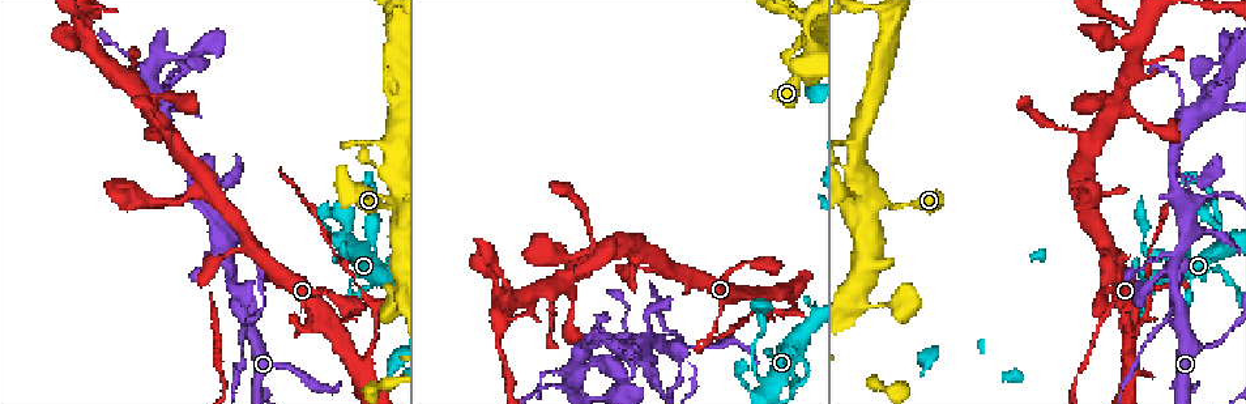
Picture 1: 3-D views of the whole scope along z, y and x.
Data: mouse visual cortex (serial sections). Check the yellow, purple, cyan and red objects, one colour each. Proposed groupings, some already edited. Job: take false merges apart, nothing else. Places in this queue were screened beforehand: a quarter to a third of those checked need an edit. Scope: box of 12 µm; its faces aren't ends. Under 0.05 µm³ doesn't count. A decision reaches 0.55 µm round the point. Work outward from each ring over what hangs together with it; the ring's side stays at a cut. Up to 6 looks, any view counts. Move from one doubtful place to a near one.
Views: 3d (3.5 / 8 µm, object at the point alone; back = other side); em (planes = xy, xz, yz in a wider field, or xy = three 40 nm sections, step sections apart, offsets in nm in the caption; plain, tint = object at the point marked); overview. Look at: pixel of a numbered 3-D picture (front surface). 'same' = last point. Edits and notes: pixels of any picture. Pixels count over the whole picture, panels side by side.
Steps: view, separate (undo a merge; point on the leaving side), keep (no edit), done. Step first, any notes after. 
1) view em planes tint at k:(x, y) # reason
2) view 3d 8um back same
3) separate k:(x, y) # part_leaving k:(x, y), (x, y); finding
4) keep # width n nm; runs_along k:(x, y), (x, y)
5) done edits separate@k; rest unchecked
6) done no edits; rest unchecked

view 3d 8um at 1:(233, 274) # sharp bend

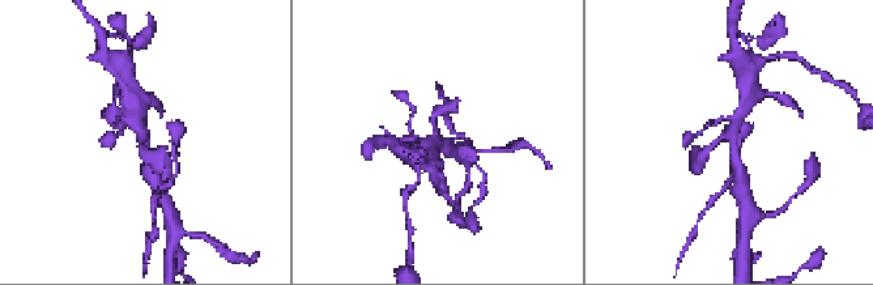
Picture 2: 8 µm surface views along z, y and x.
view em xy step 3 tint at 2:(141, 137) # now the EM

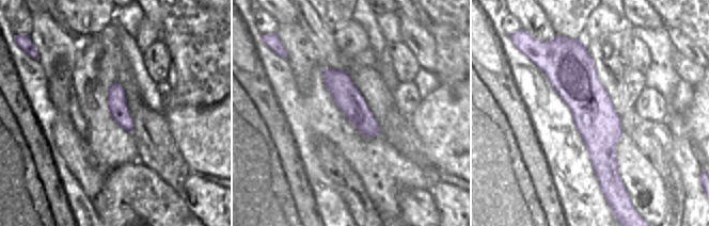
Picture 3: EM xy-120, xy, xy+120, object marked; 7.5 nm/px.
keep # width 200 nm; runs_along 3:(580, 47), (605, 182); all the same cell

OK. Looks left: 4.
view 3d 3.5um at 1:(155, 100) # sharp bend

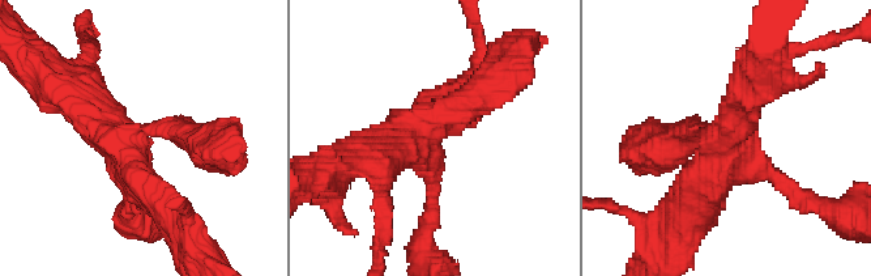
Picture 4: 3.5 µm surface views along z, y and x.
view em xy step 2 tint at 4:(710, 131) # arms 4; arm_widths 200, 300, 400, 450 nm; need the tissue

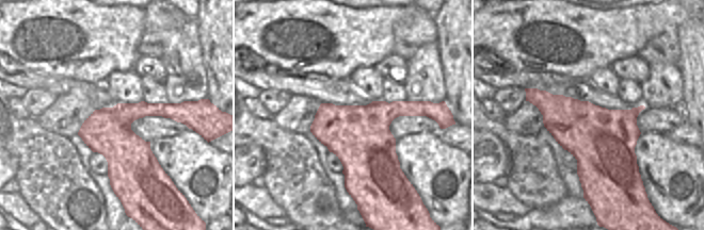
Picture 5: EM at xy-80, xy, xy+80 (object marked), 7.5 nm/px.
view em planes tint same # cut it another way

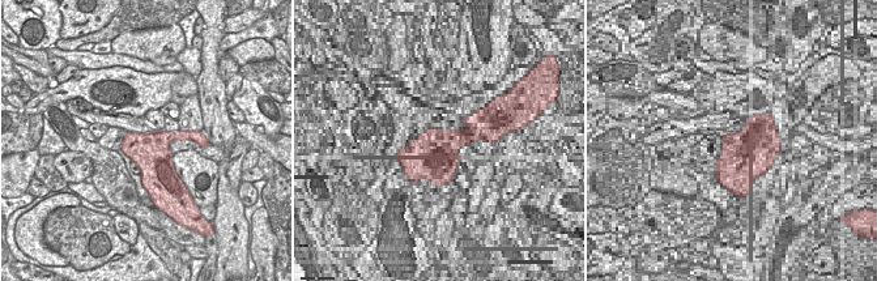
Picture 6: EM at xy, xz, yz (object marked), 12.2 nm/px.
keep # width 460 nm; runs_along 4:(171, 212), (63, 88); all the same cell

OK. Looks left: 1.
done no edits; rest unchecked

